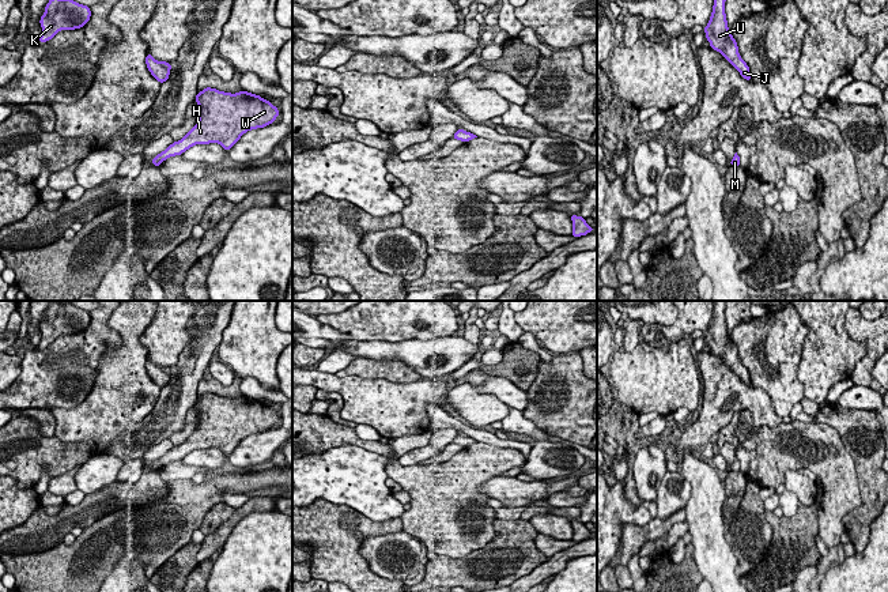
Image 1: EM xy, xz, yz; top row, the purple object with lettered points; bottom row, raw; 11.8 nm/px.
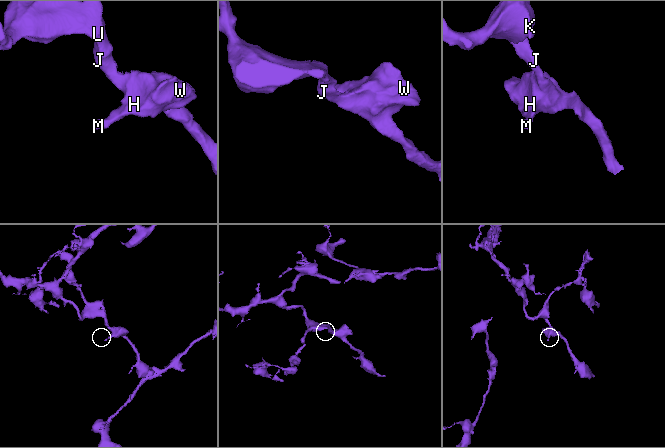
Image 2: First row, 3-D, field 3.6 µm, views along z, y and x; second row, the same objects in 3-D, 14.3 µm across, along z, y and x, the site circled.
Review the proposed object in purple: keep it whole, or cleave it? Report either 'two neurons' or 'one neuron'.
one neuron

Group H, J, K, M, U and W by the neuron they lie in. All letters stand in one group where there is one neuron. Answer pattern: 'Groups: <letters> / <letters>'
Groups: H J K M U W

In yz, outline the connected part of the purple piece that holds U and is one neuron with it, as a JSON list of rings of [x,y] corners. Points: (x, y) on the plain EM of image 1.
[[[714,301],[713,317],[704,332],[706,344],[710,352],[719,357],[744,384],[751,385],[749,372],[741,363],[737,347],[728,332],[725,306],[726,301]]]

